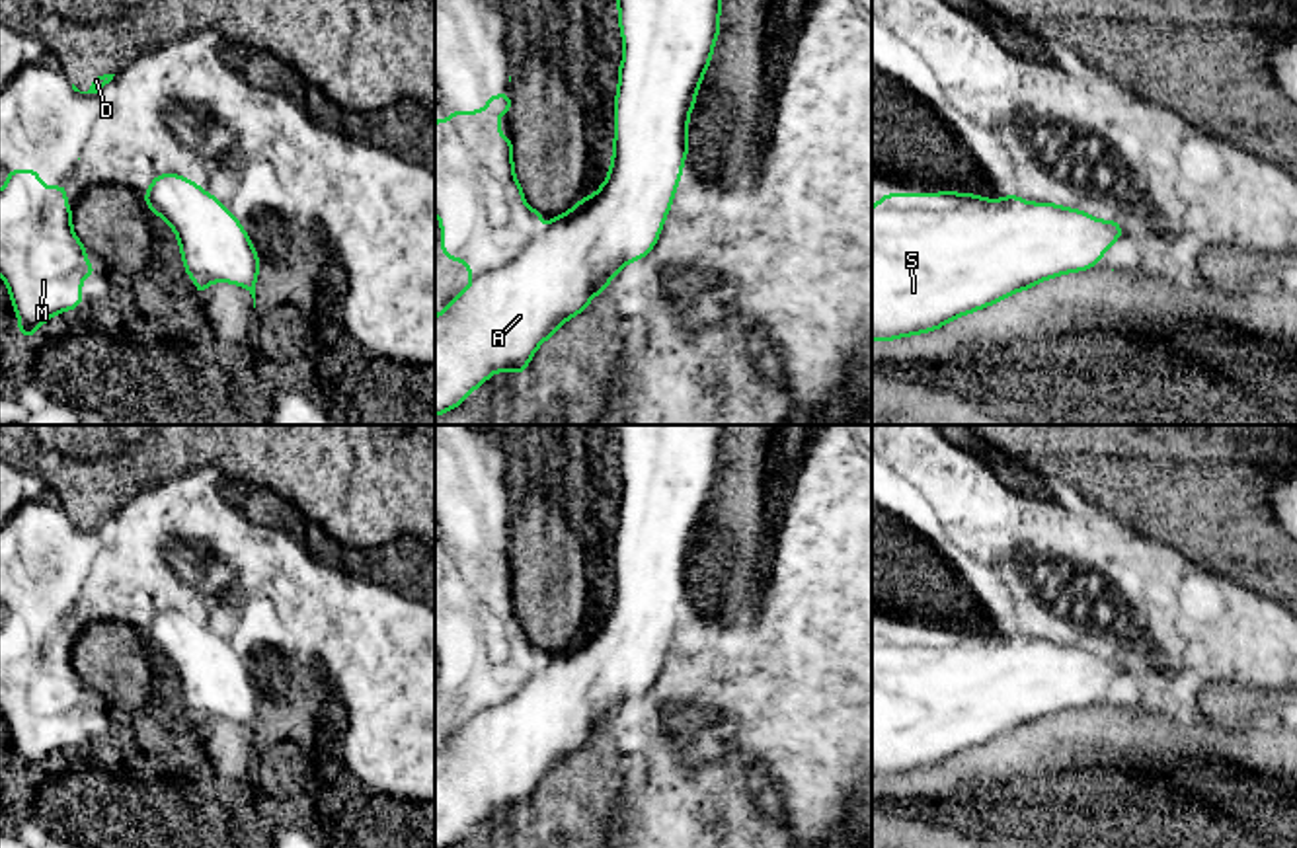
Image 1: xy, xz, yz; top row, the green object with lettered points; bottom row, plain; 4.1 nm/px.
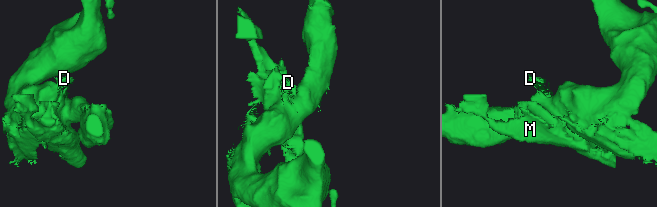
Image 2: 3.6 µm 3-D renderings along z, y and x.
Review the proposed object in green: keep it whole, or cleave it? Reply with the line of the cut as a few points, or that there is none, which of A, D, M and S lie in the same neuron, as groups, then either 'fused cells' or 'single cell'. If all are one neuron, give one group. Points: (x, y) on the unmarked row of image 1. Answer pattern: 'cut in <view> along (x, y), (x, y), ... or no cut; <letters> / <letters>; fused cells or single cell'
no cut; A D M S; single cell

